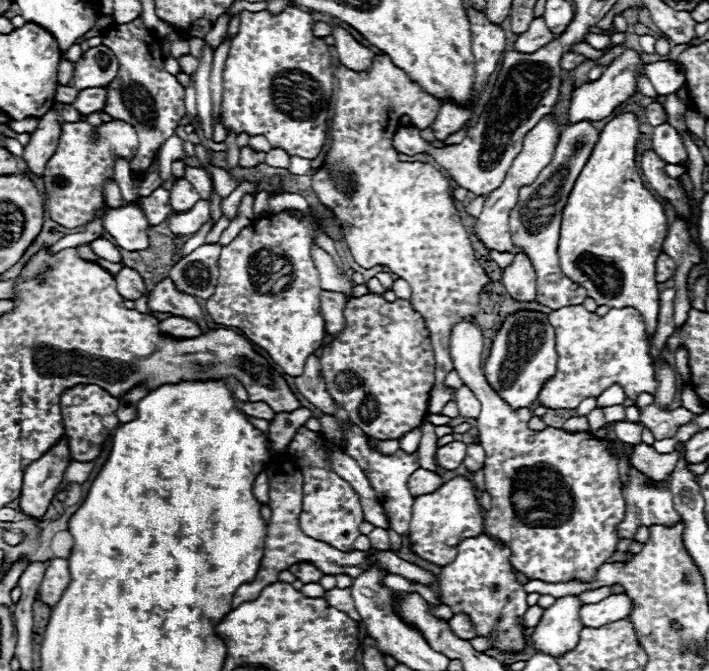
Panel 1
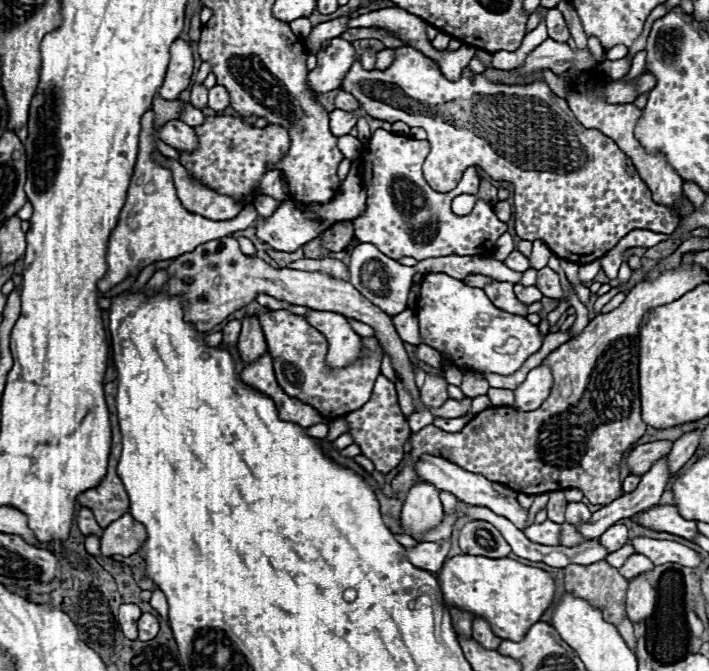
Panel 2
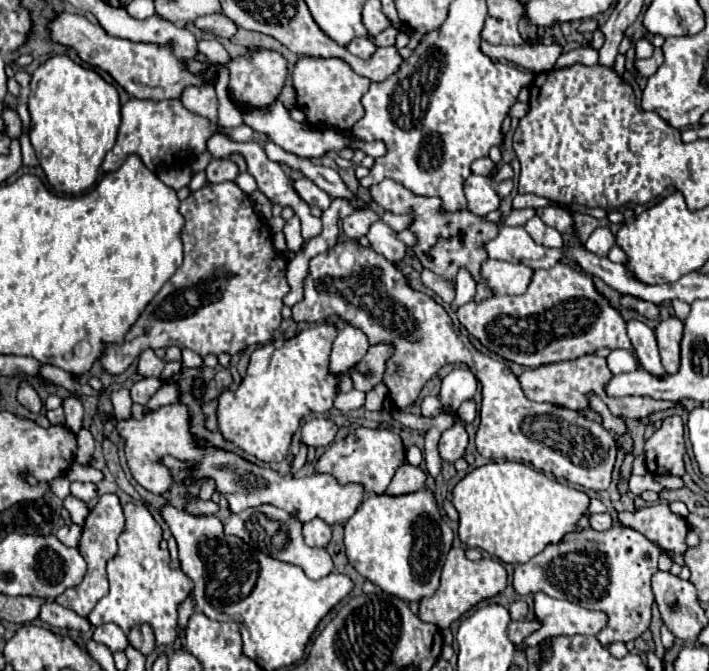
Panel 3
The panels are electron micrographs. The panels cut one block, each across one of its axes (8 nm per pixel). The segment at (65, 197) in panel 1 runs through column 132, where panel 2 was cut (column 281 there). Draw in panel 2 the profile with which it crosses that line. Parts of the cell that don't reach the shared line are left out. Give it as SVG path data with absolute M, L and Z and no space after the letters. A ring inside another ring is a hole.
M208 116L208 120L200 128L194 128L194 130L198 134L198 150L194 150L194 152L180 152L182 166L186 166L194 178L204 182L212 190L216 190L220 194L244 198L246 204L252 204L254 198L258 196L260 178L270 170L268 166L274 164L276 160L280 160L284 156L284 152L288 150L288 146L290 146L288 132L284 128L280 128L280 126L254 128L254 126L246 124L242 118L234 118L234 116L214 116L214 118Z

